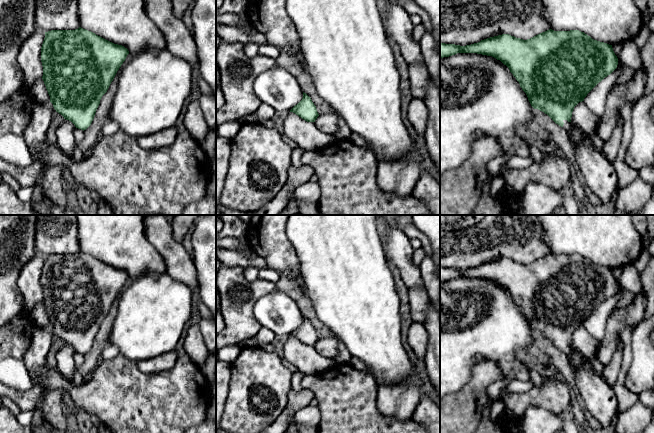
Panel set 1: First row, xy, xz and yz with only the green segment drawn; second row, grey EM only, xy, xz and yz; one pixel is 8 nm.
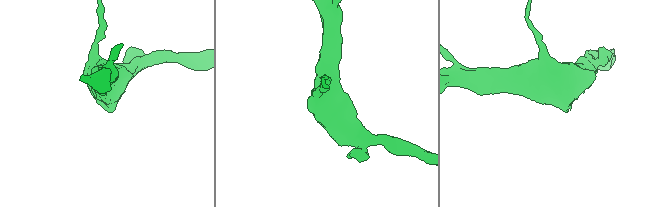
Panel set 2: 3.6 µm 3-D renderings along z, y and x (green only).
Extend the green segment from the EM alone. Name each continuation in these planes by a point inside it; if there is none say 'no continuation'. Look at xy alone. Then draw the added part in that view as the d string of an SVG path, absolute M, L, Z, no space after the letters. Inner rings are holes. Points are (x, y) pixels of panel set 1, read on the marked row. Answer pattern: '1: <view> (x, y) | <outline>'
no continuation

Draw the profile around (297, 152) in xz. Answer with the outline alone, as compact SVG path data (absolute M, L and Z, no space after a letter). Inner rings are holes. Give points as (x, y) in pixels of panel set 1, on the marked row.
M297 146L292 150L292 155L291 155L291 163L293 166L300 168L303 166L303 163L301 162L301 156L303 154L304 150Z

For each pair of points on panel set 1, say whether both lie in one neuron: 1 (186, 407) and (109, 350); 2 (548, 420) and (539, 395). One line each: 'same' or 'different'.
1: different
2: different

